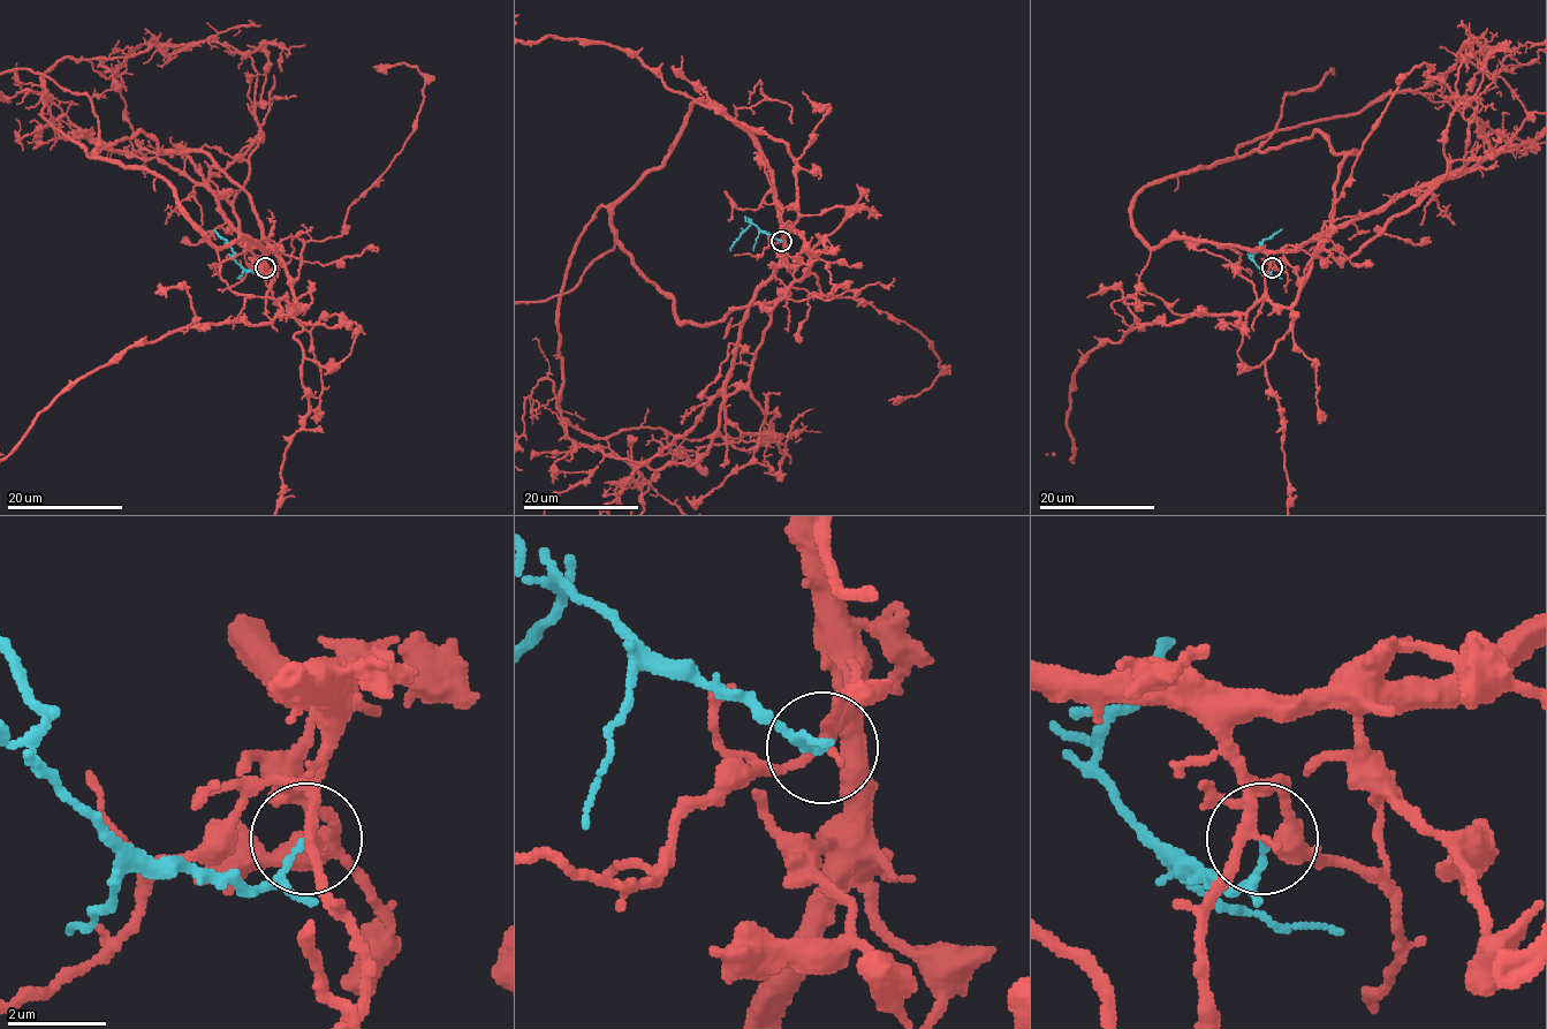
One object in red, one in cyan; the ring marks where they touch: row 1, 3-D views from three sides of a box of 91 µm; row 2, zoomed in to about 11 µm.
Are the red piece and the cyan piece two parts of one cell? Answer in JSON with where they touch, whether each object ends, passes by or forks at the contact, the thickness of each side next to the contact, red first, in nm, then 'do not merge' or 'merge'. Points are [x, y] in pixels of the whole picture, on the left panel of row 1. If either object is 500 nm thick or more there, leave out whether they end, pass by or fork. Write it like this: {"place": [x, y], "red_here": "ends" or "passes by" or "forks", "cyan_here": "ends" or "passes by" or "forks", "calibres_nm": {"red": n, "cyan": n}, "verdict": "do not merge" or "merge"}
{"place": [265, 267], "red_here": "passes by", "cyan_here": "passes by", "calibres_nm": {"red": 200, "cyan": 90}, "verdict": "do not merge"}

